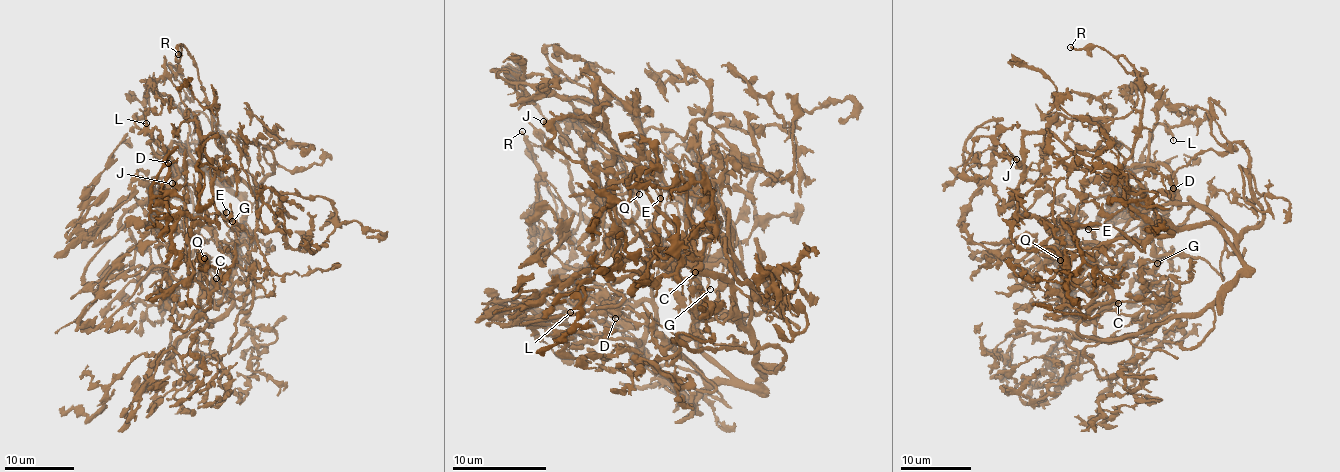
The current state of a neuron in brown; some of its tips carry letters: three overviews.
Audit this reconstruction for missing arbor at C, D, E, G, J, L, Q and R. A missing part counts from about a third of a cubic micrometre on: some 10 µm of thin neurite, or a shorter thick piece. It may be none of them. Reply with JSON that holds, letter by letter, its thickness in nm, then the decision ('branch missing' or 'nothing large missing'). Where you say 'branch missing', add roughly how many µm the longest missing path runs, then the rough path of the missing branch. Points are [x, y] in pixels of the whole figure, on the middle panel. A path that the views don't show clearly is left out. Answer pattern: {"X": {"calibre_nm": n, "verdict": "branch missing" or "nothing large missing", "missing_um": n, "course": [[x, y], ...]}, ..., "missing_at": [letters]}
{"C": {"calibre_nm": 340, "verdict": "nothing large missing"}, "D": {"calibre_nm": 240, "verdict": "nothing large missing"}, "E": {"calibre_nm": 160, "verdict": "nothing large missing"}, "G": {"calibre_nm": 170, "verdict": "nothing large missing"}, "J": {"calibre_nm": 360, "verdict": "nothing large missing"}, "L": {"calibre_nm": 150, "verdict": "nothing large missing"}, "Q": {"calibre_nm": 180, "verdict": "nothing large missing"}, "R": {"calibre_nm": 150, "verdict": "branch missing", "missing_um": 5}, "missing_at": ["R"]}

